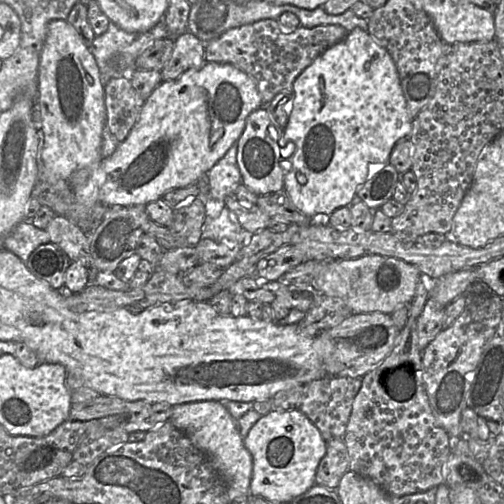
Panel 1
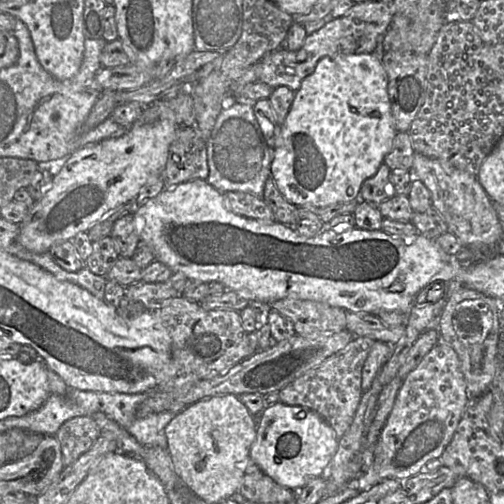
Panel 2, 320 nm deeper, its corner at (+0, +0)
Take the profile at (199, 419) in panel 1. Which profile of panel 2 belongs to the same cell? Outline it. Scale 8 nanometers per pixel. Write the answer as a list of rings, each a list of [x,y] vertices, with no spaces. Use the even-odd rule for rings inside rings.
[[[215,395],[188,406],[170,421],[165,433],[180,482],[193,494],[207,503],[218,503],[239,493],[257,427],[238,396]]]

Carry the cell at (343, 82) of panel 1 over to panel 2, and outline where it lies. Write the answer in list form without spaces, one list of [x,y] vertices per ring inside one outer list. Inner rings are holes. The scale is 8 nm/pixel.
[[[374,53],[335,55],[323,57],[318,61],[314,71],[303,79],[299,89],[295,92],[294,100],[288,115],[281,126],[281,133],[275,143],[273,149],[273,159],[271,162],[271,176],[276,183],[281,194],[296,206],[313,205],[318,208],[326,207],[335,203],[349,202],[356,200],[358,203],[362,201],[360,190],[363,182],[375,175],[384,162],[385,156],[393,147],[394,138],[397,129],[391,111],[391,103],[388,95],[388,76],[381,62],[380,57]]]

